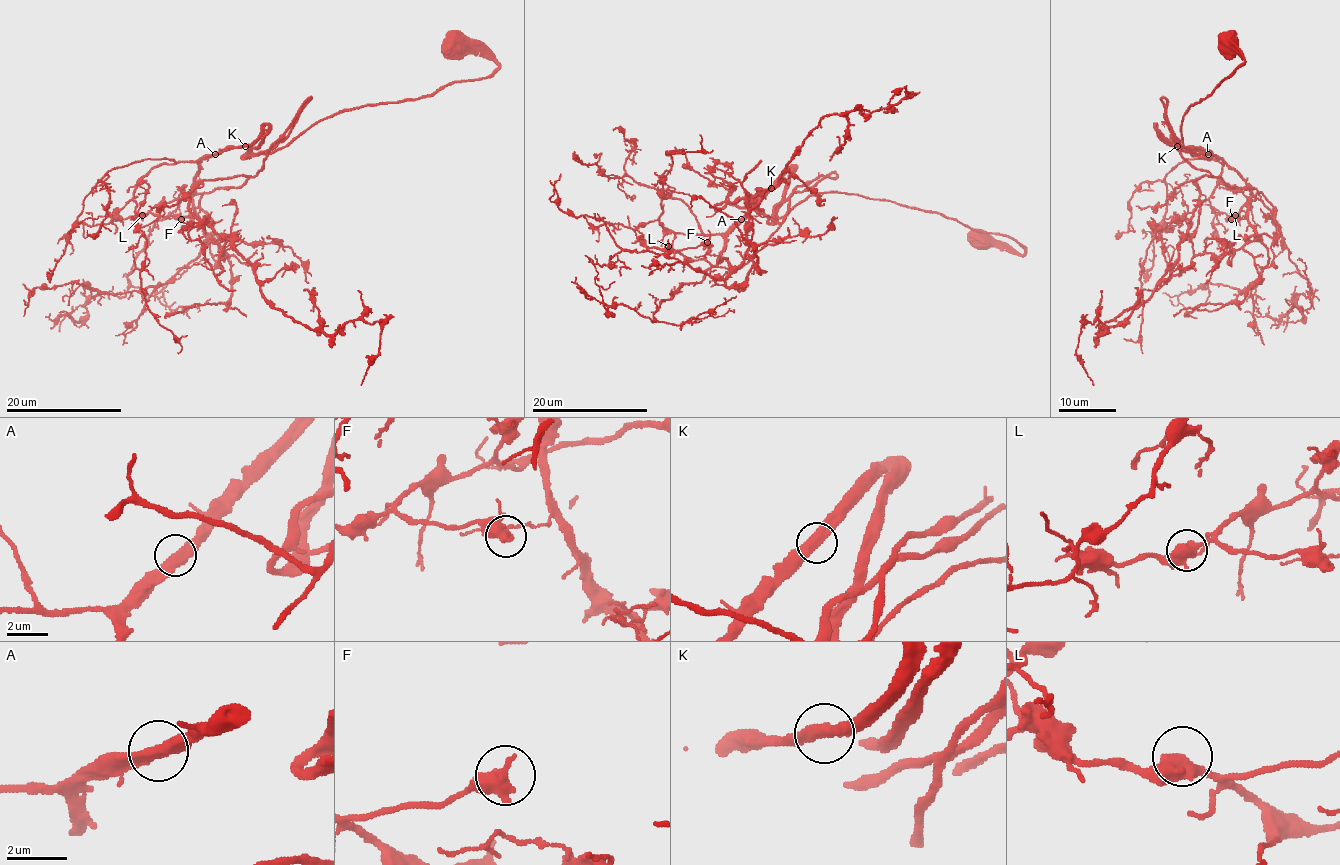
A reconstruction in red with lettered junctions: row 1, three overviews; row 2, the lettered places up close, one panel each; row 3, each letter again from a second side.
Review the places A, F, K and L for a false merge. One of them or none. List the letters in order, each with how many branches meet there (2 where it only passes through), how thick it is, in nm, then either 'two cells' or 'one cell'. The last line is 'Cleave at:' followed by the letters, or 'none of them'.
A: branches 2; calibre 440 nm; one cell
F: branches 2; calibre 480 nm; one cell
K: branches 2; calibre 440 nm; one cell
L: branches 2; calibre 480 nm; one cell
Cleave at: none of them

